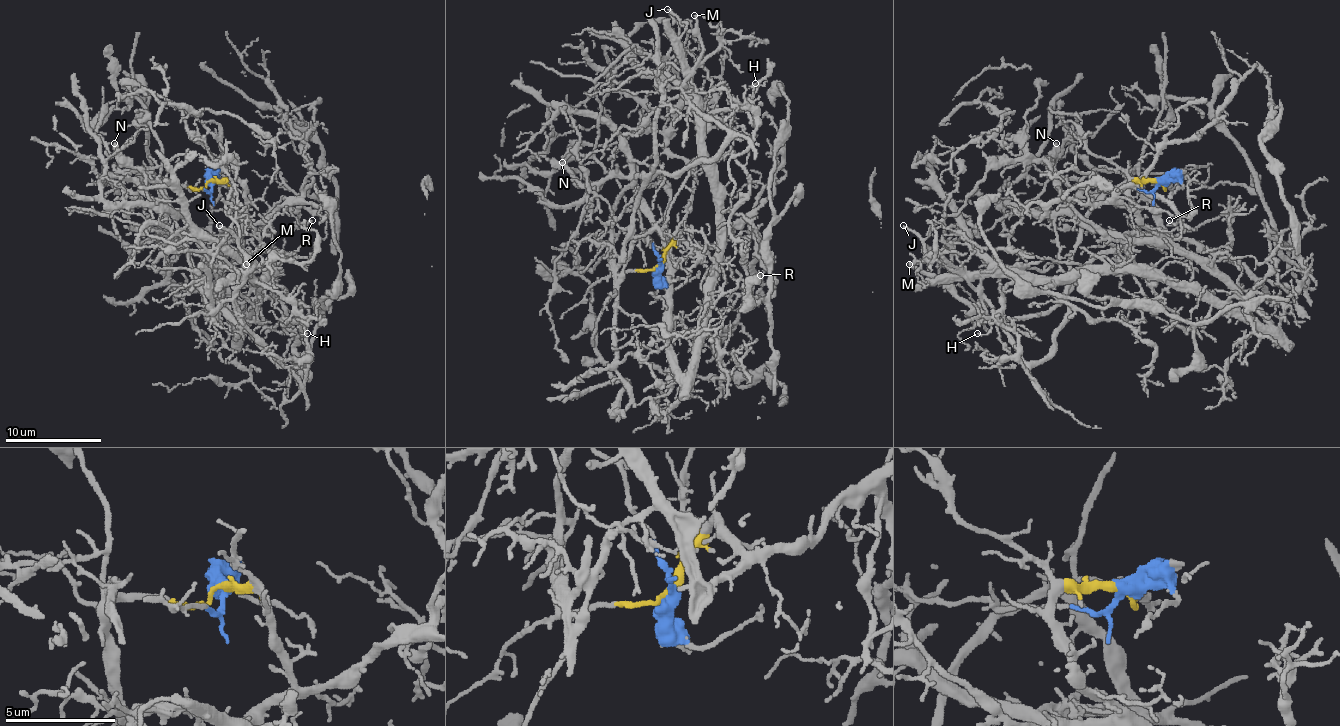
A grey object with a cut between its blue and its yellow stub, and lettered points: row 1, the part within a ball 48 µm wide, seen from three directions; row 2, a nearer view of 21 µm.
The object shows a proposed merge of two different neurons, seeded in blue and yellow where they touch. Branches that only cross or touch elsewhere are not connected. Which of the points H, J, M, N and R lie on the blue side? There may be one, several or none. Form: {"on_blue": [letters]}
{"on_blue": ["J", "M", "N"]}

